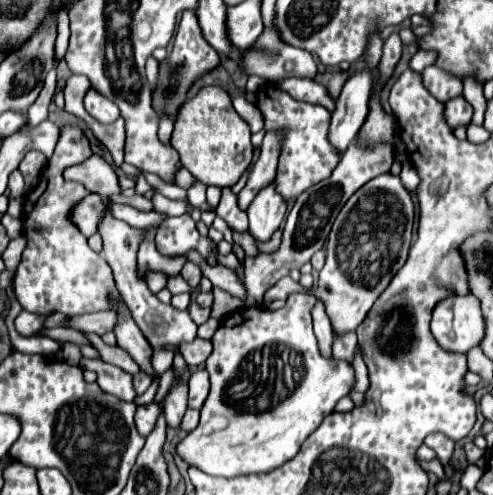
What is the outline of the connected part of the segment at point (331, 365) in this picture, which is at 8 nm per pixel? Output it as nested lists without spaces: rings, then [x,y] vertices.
[[[289,294],[285,306],[279,310],[249,306],[221,320],[215,336],[211,338],[213,352],[207,358],[211,392],[201,408],[201,422],[177,446],[179,456],[187,464],[197,466],[211,476],[223,478],[275,470],[299,452],[299,446],[307,440],[307,436],[315,432],[323,418],[333,412],[335,404],[353,390],[353,364],[321,356],[317,336],[313,334],[313,306],[313,294]]]

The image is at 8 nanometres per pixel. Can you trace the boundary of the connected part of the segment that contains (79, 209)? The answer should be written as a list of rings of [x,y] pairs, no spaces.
[[[97,194],[85,196],[73,210],[71,210],[71,222],[85,234],[91,236],[97,232],[97,222],[103,214],[103,204]]]

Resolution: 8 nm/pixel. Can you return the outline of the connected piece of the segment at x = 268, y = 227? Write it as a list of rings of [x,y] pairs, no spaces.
[[[275,180],[267,186],[261,188],[251,206],[247,208],[249,216],[249,232],[257,240],[269,240],[271,234],[281,226],[283,218],[287,212],[287,202],[279,192],[275,192]]]

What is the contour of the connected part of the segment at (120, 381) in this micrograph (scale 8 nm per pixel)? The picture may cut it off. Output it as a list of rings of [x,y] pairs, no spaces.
[[[83,358],[79,366],[83,370],[97,372],[97,384],[101,386],[103,392],[113,394],[125,402],[133,402],[137,398],[137,392],[133,388],[133,376],[127,374],[125,370],[113,364],[107,364],[103,360],[89,360],[89,358]]]

